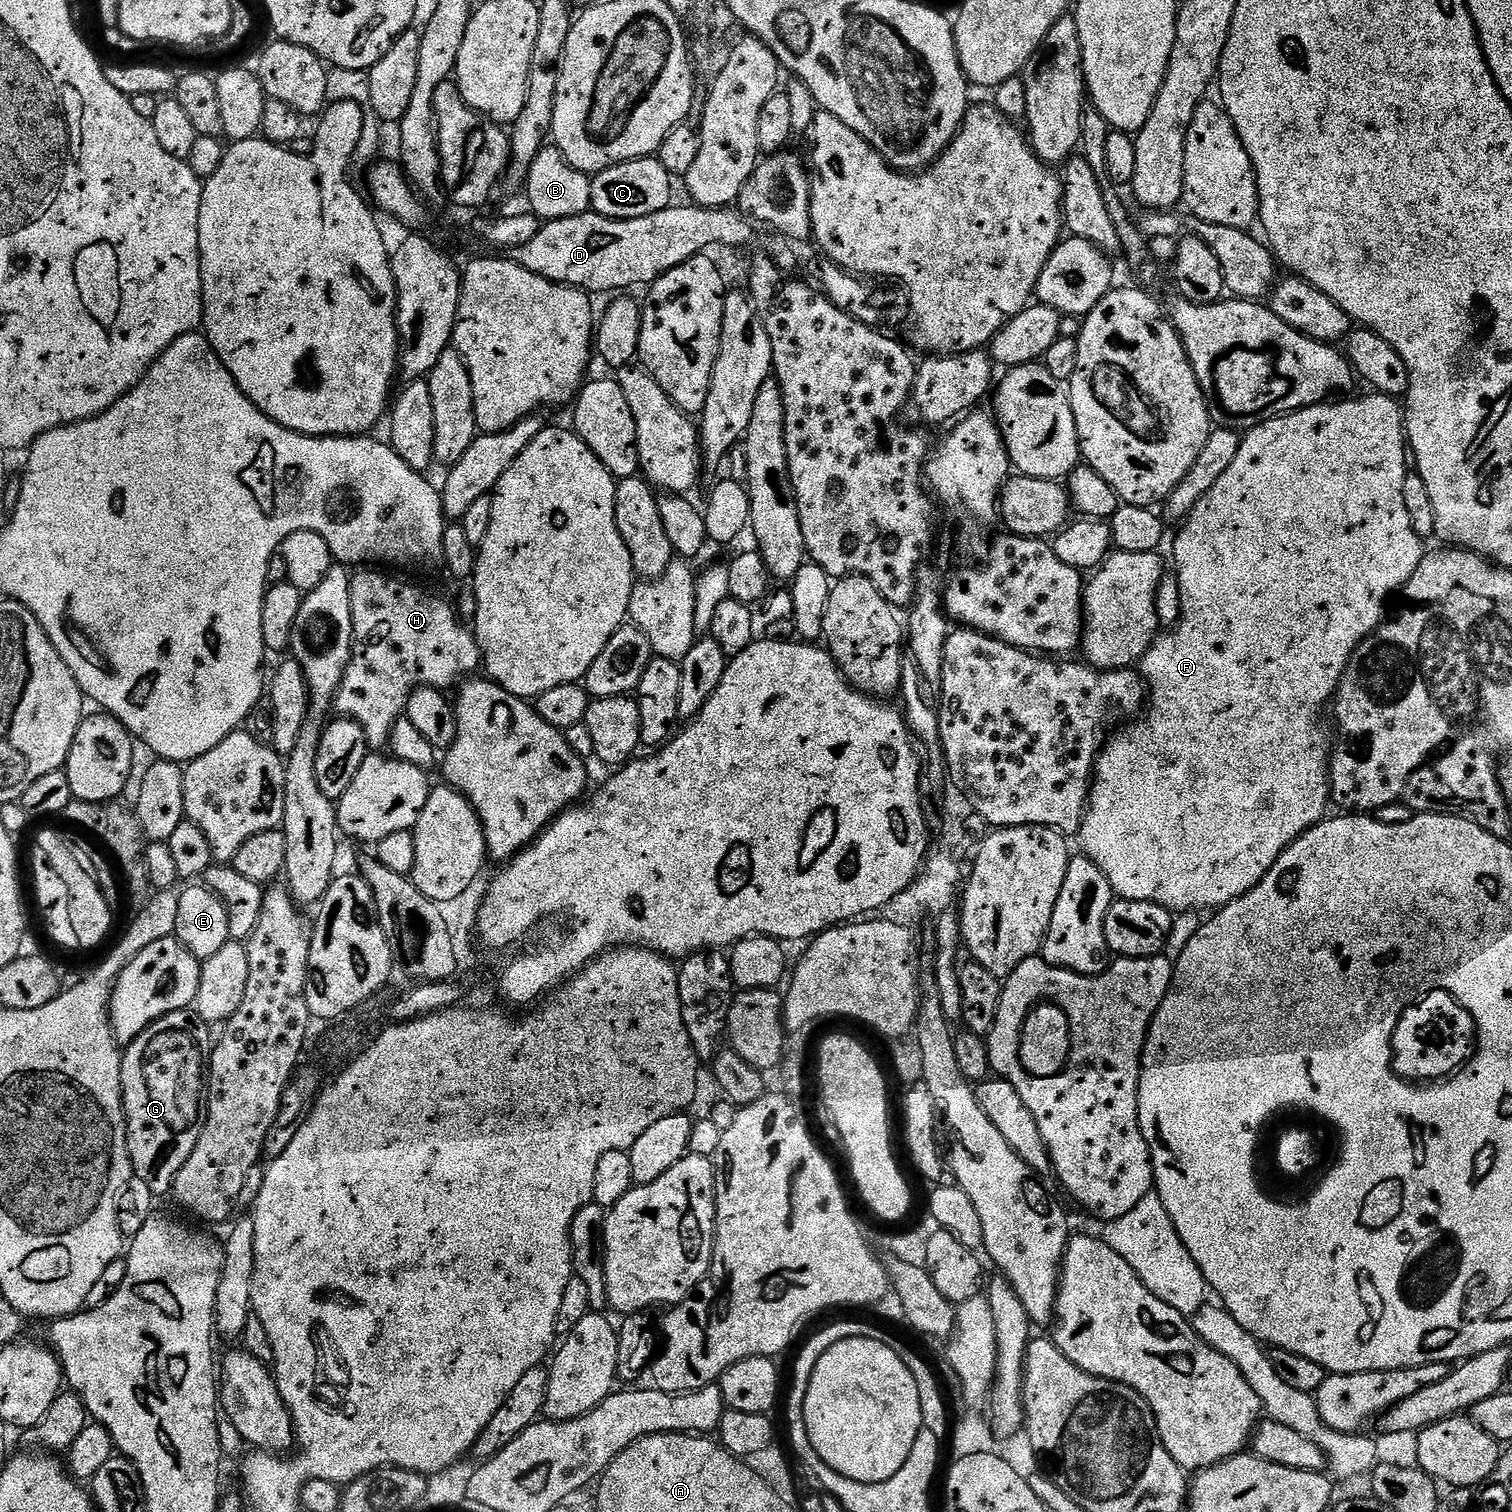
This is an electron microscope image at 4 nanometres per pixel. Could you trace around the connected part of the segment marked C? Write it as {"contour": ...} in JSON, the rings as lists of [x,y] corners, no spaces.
{"contour":[[[644,156],[641,160],[622,162],[592,176],[591,211],[615,220],[658,214],[658,210],[666,210],[673,203],[672,184],[674,177],[668,173],[666,166],[662,166],[658,158]]]}

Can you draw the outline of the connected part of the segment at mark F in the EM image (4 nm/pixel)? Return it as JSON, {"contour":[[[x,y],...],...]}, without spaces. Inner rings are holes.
{"contour":[[[1367,395],[1361,400],[1344,400],[1341,404],[1312,404],[1247,429],[1226,474],[1214,482],[1212,489],[1183,521],[1184,529],[1172,544],[1175,575],[1182,594],[1180,621],[1175,628],[1157,635],[1138,665],[1148,695],[1146,711],[1135,722],[1128,722],[1121,732],[1113,731],[1101,747],[1092,773],[1088,808],[1078,833],[1078,839],[1084,843],[1083,855],[1089,856],[1104,871],[1119,899],[1149,900],[1176,914],[1204,908],[1219,910],[1249,892],[1305,830],[1325,819],[1327,812],[1324,811],[1330,808],[1330,740],[1328,744],[1320,715],[1335,697],[1348,659],[1356,647],[1384,623],[1384,603],[1388,595],[1403,589],[1426,554],[1425,541],[1414,534],[1410,513],[1402,498],[1402,482],[1410,471],[1410,452],[1406,447],[1406,421],[1401,401],[1391,396]]]}

